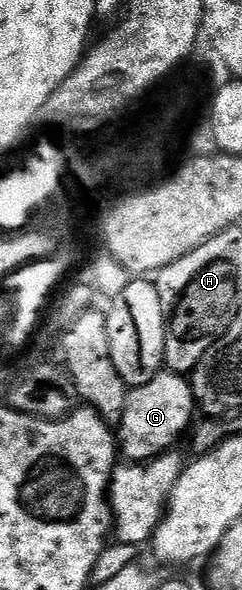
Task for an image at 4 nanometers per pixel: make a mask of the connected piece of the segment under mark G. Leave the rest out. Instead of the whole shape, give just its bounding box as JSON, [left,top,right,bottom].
[119,373,195,463]

